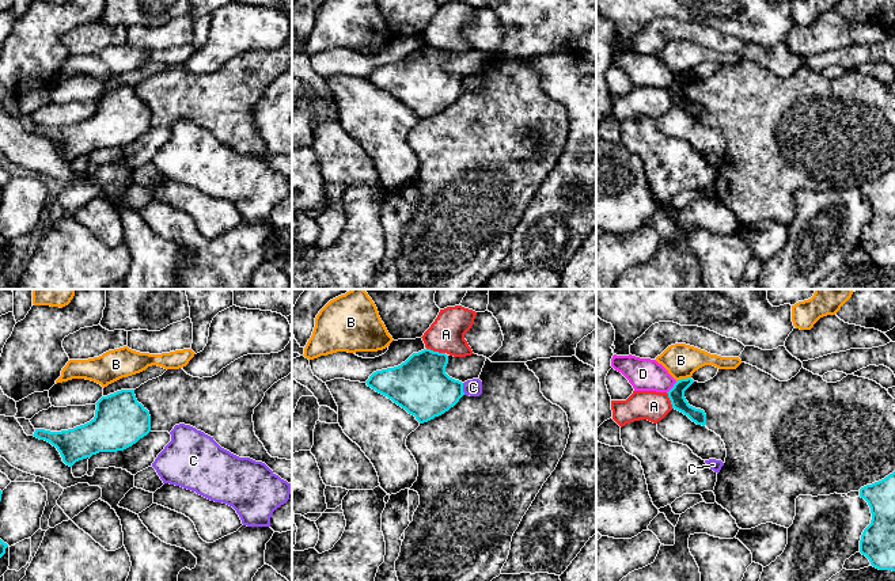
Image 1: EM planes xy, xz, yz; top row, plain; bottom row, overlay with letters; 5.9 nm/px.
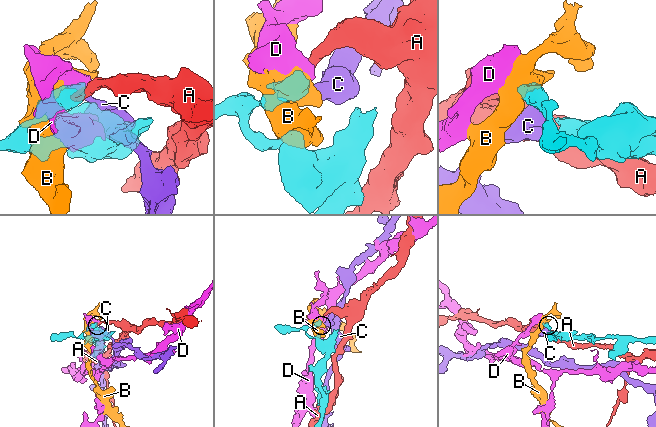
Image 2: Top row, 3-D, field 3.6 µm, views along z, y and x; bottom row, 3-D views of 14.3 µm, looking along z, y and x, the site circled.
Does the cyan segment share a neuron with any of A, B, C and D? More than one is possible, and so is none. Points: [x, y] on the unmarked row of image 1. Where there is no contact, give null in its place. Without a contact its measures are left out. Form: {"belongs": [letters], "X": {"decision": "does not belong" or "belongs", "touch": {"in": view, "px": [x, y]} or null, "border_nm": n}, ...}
{"belongs": [], "A": {"decision": "does not belong", "touch": {"in": "xz", "px": [436, 48]}, "border_nm": 120}, "B": {"decision": "does not belong", "touch": {"in": "yz", "px": [683, 75]}, "border_nm": 90}, "C": {"decision": "does not belong", "touch": {"in": "xz", "px": [462, 84]}, "border_nm": 70}, "D": {"decision": "does not belong", "touch": {"in": "yz", "px": [672, 83]}, "border_nm": 90}}

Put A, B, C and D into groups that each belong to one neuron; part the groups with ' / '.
A / B / C / D

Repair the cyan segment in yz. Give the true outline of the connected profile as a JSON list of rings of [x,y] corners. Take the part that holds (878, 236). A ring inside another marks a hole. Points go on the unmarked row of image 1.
[[[895,167],[884,175],[860,185],[872,209],[871,220],[864,225],[860,236],[860,248],[879,266],[895,267]]]

